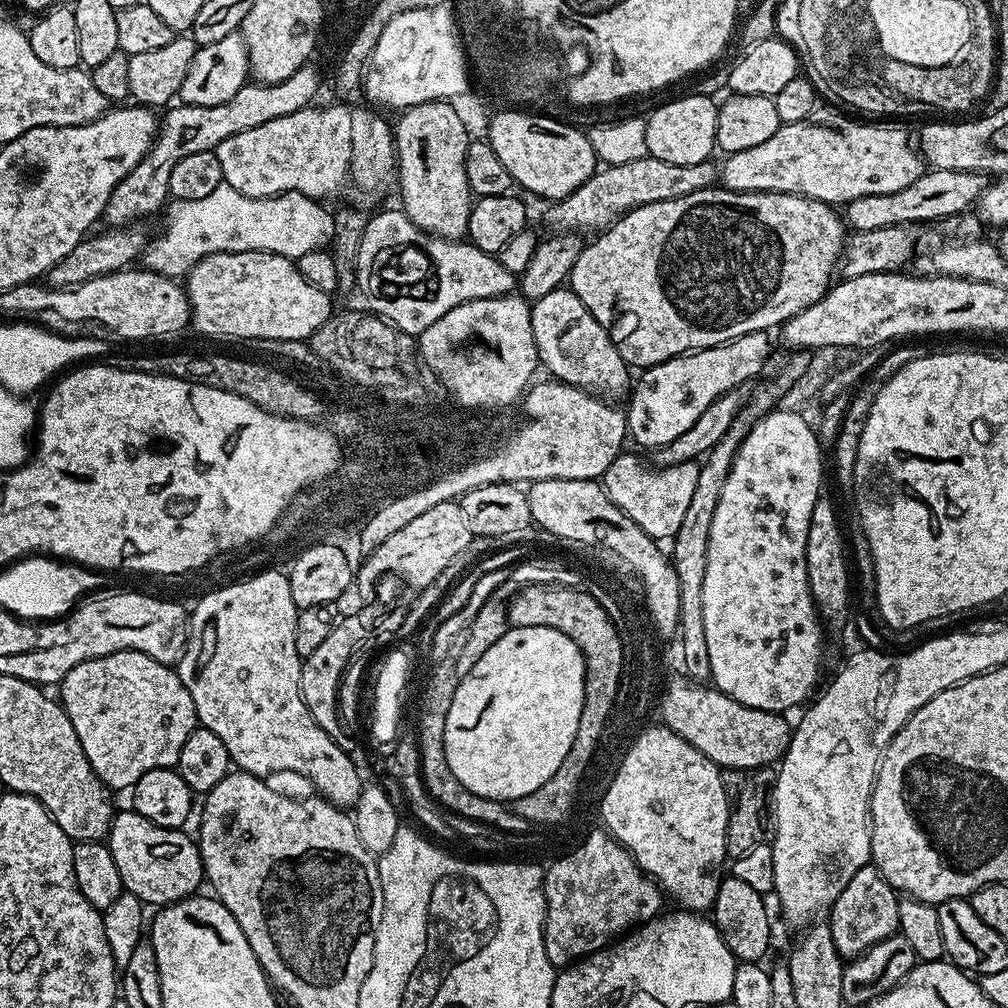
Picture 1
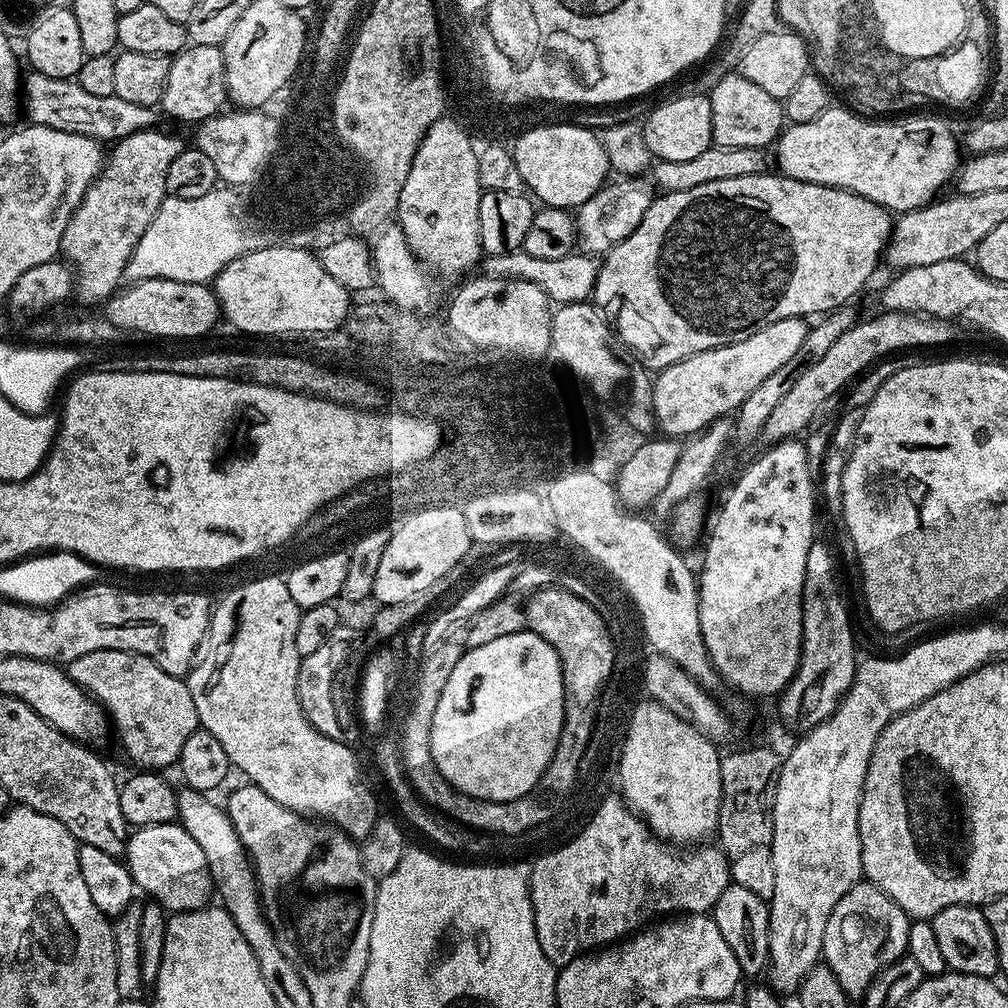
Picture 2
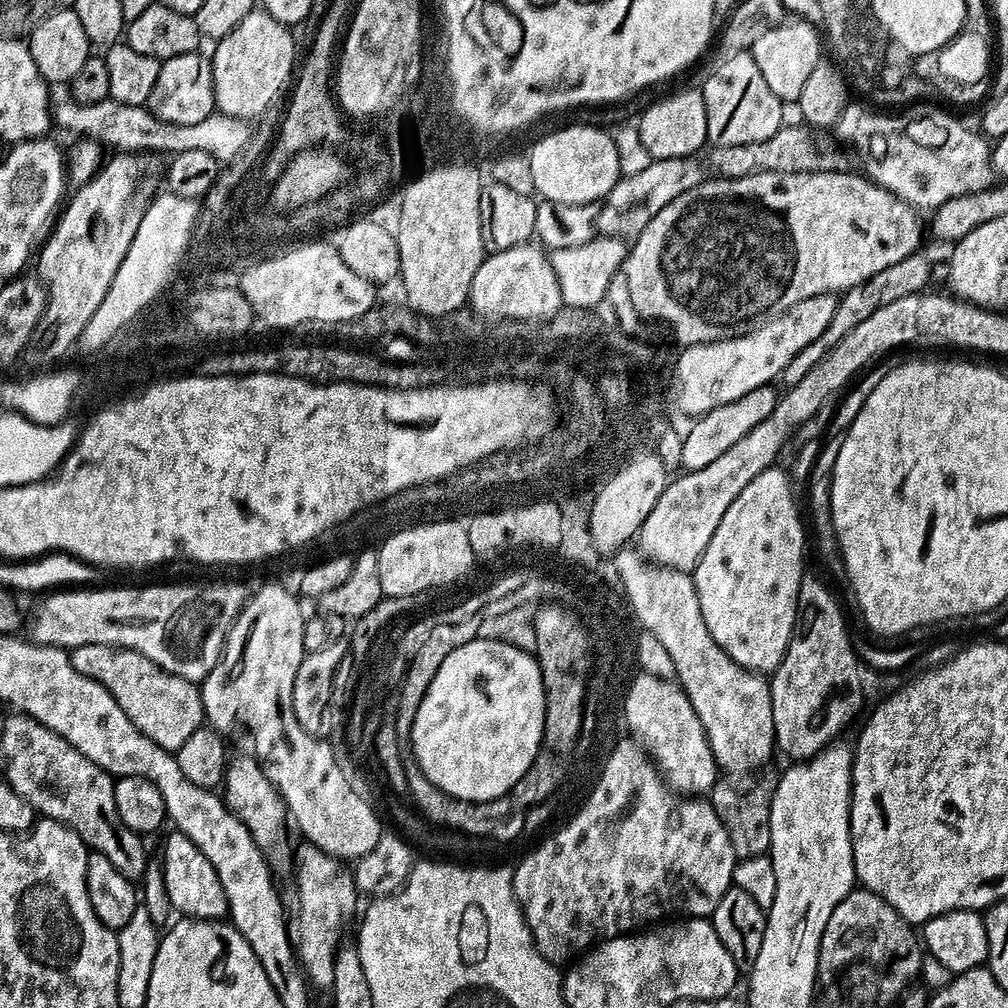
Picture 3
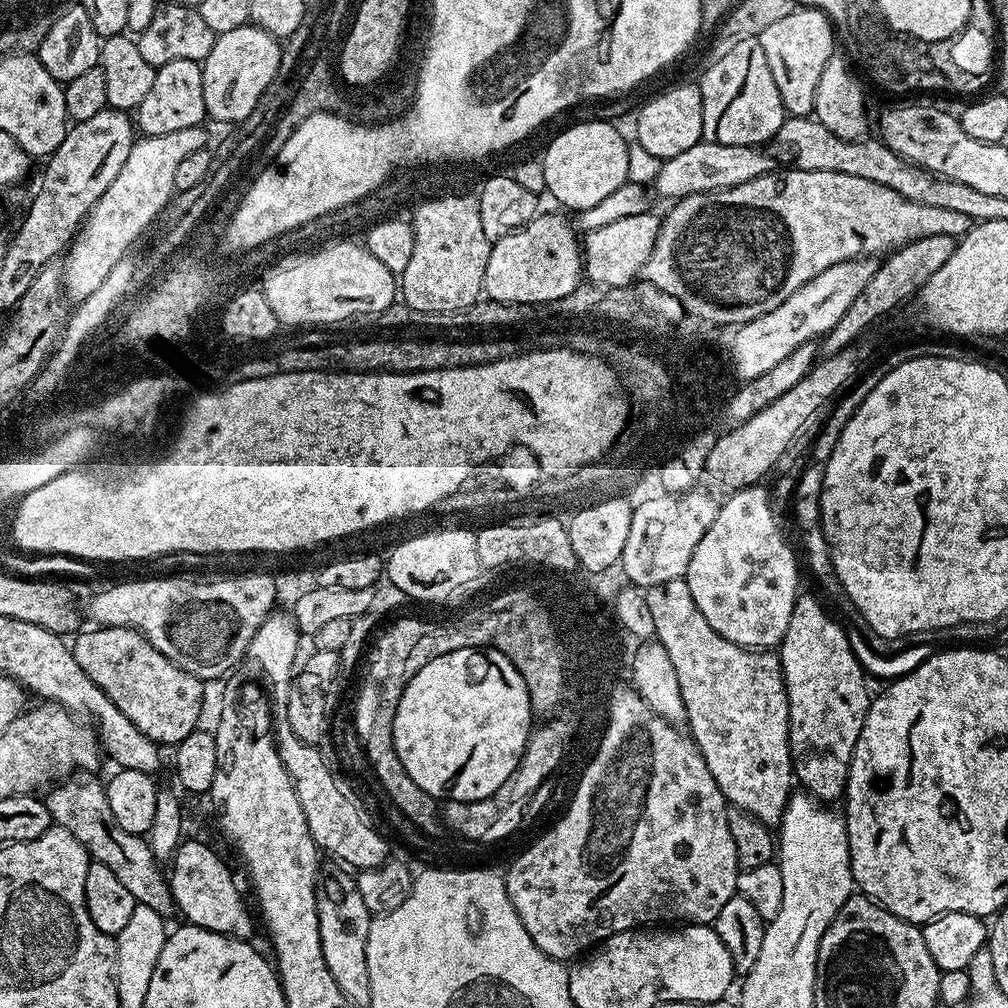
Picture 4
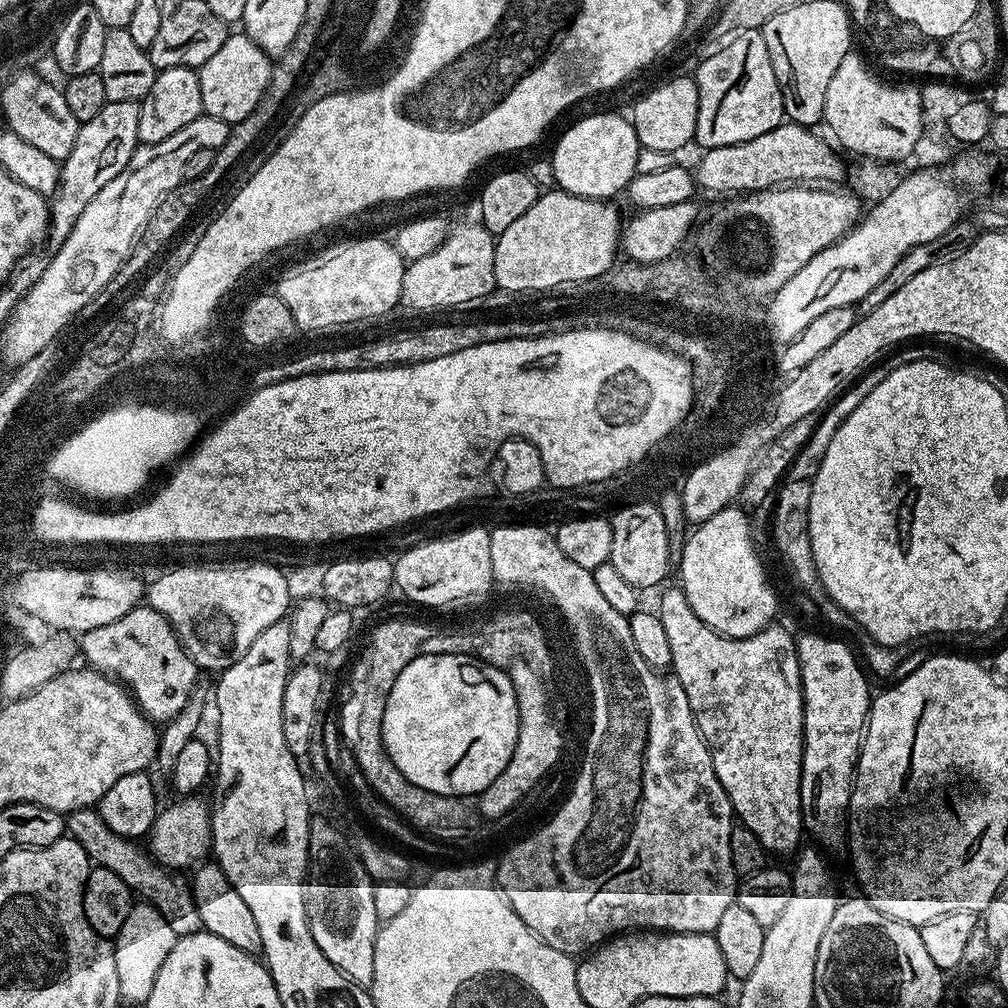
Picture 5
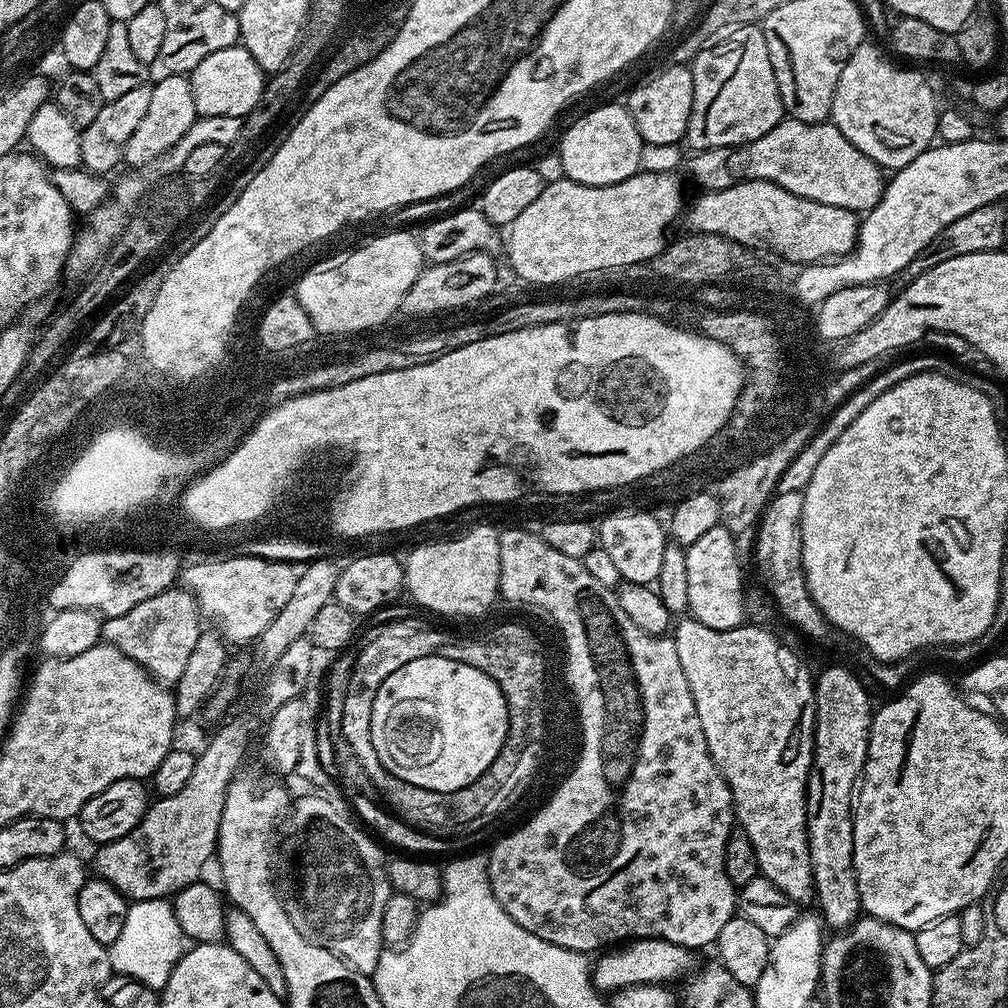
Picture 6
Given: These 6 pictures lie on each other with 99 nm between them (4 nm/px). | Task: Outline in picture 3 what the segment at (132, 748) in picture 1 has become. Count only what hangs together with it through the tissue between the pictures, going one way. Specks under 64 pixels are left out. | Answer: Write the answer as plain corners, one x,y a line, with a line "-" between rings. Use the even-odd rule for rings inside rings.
91,644
71,649
70,655
74,670
106,686
106,690
114,694
114,702
126,710
126,718
166,751
175,753
182,742
205,723
199,687
193,681
160,668
135,648
115,649
110,644

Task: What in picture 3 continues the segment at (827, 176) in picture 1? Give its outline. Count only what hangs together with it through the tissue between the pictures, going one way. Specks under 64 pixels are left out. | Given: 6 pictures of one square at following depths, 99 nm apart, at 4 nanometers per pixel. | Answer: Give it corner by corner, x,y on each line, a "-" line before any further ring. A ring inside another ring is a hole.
849,102
836,119
834,133
836,132
838,139
852,144
853,150
860,155
860,164
864,167
861,168
863,175
878,186
890,190
900,200
917,210
935,210
955,196
974,194
993,187
990,144
979,131
971,132
966,125
959,124
950,113
943,112
940,108
932,108
936,106
912,106
901,111
904,112
901,116
883,116
880,113
883,111
860,104

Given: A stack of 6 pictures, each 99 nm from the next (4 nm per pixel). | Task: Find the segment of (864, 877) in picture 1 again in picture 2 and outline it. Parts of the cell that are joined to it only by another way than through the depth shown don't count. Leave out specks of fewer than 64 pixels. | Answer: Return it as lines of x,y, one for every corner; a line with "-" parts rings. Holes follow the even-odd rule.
867,882
853,886
842,902
834,906
830,922
826,922
822,960
830,970
834,970
847,996
863,996
864,991
871,986
872,979
883,968
907,953
909,923
910,917
889,896
882,894
878,886

